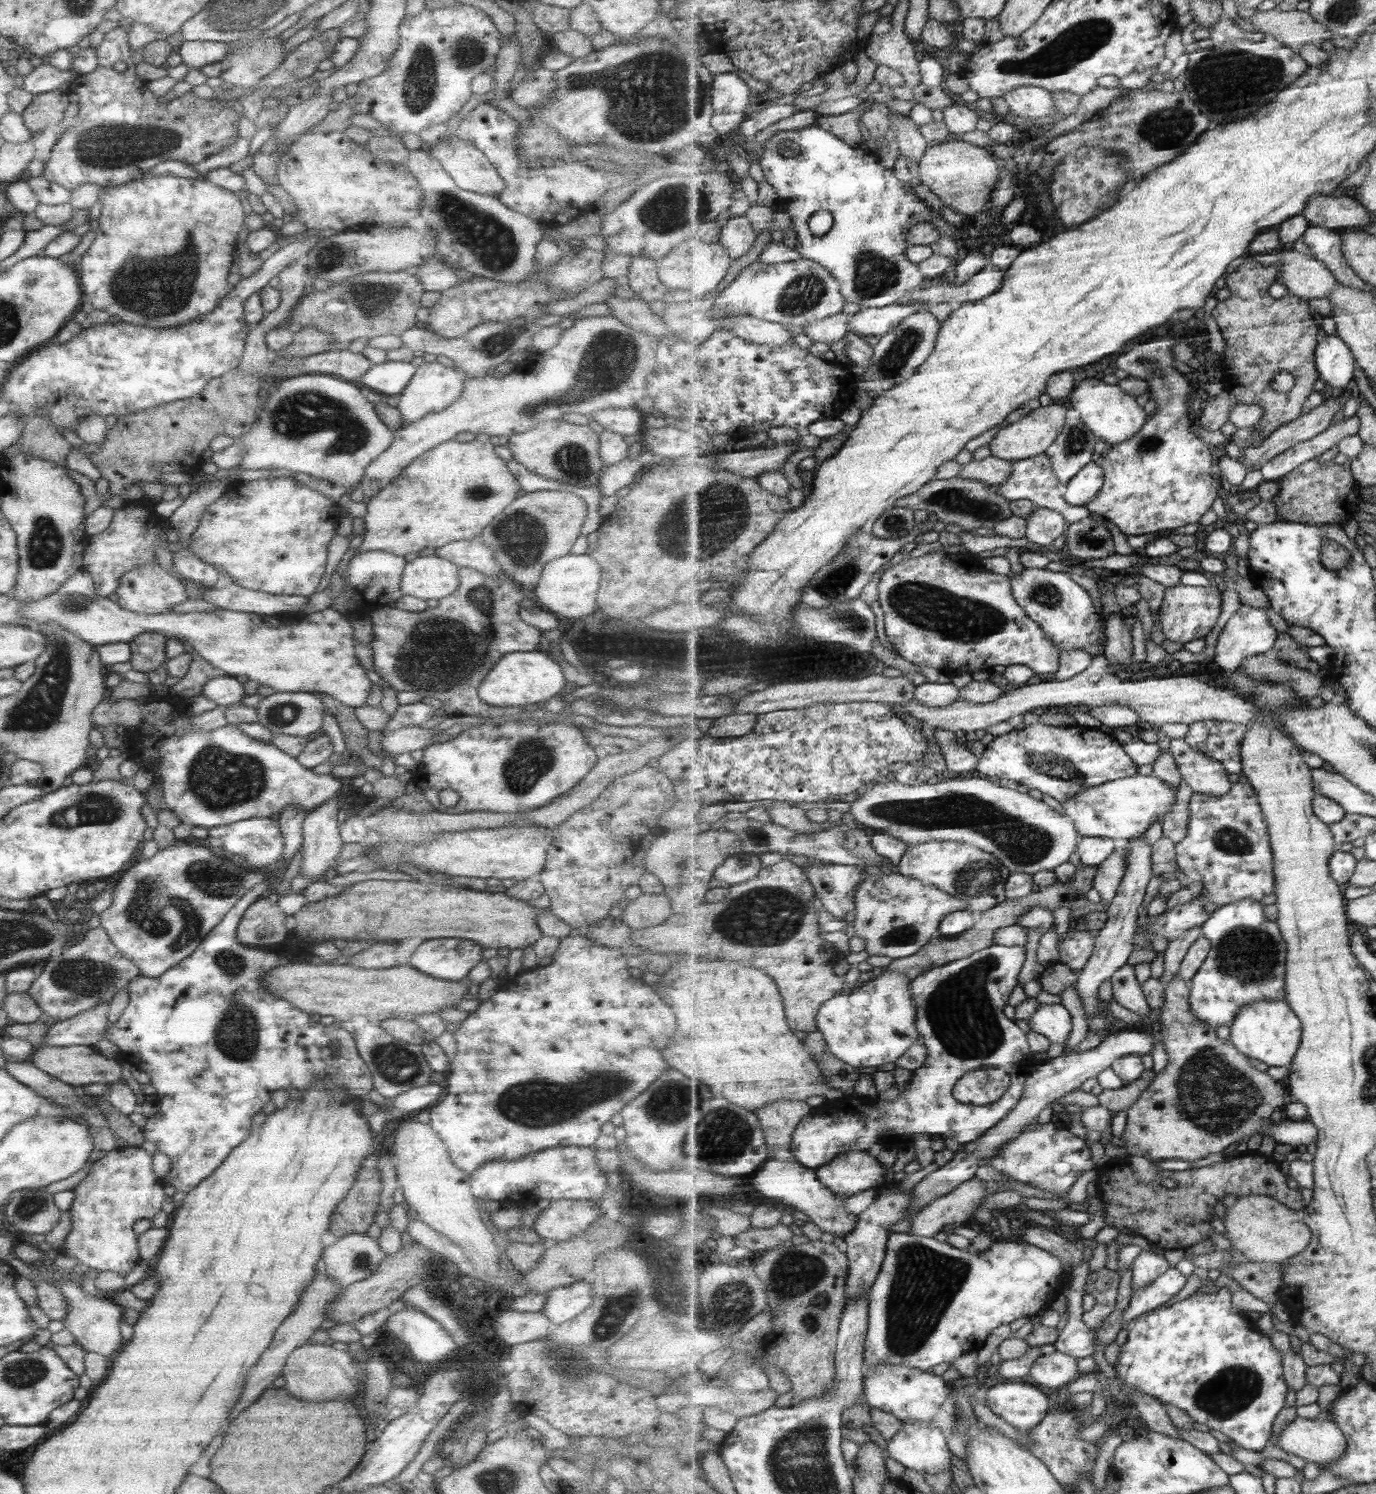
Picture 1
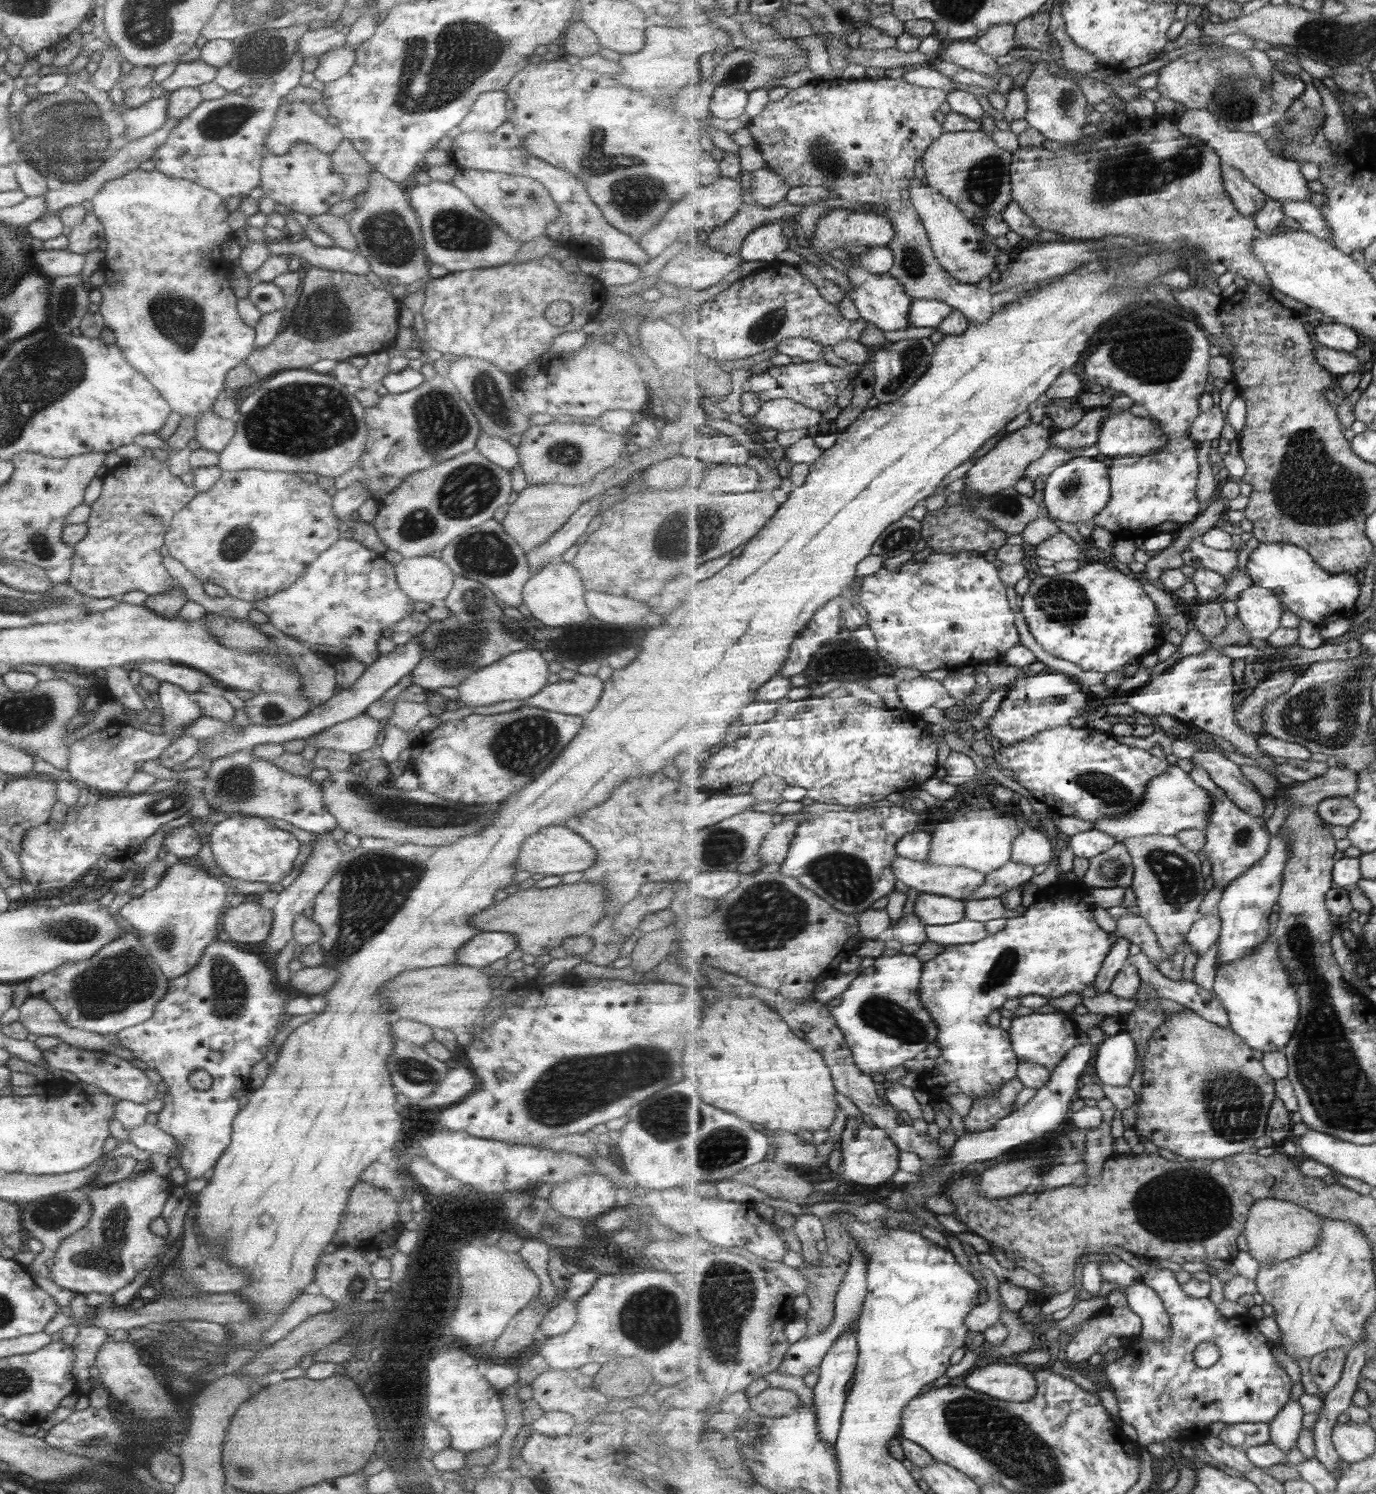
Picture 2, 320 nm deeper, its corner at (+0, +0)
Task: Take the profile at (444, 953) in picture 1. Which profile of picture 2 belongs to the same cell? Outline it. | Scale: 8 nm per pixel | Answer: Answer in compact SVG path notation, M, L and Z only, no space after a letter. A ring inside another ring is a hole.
M481 931L458 950L456 964L480 969L515 949L516 940L512 934Z

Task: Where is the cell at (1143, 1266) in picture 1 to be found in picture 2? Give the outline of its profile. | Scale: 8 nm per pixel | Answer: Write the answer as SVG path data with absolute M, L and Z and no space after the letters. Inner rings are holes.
M1143 1282L1128 1286L1124 1291L1128 1298L1128 1308L1141 1316L1140 1336L1143 1341L1151 1343L1169 1339L1171 1318L1159 1293Z

